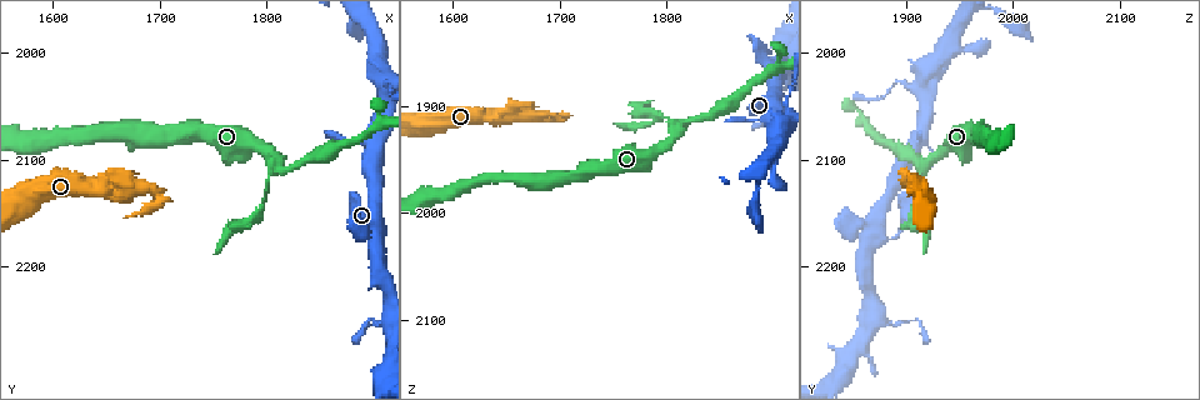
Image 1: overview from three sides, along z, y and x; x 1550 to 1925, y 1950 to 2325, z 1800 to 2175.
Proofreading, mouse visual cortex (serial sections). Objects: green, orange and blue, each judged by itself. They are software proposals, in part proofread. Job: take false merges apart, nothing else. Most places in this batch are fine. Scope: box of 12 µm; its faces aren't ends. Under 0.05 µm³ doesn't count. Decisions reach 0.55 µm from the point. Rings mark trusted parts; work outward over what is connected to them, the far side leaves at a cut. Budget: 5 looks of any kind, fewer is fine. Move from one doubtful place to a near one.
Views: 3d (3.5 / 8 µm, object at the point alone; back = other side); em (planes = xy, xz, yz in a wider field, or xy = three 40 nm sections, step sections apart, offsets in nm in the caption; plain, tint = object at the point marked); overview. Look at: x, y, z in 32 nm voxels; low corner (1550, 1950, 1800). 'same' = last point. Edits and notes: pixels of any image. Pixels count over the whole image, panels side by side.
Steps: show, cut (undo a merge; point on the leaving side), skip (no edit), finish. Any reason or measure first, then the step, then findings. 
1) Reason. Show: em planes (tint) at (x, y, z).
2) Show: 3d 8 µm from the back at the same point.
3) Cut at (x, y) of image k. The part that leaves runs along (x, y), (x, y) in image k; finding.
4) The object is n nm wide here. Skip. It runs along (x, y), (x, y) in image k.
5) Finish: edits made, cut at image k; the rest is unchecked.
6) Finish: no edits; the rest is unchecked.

Three arms meet. Show: 3d 3.5 µm at (1808, 2106, 1920).

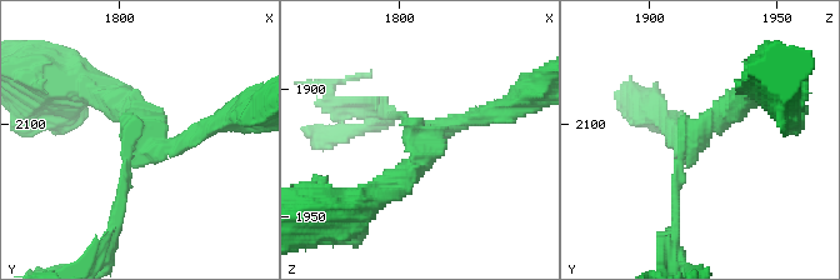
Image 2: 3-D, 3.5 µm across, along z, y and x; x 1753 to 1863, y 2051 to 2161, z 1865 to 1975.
3 arms meet here; the arms are 150, 200, 300 nm wide; need the tissue. Show: em planes (tint) at (1809, 2103, 1920).

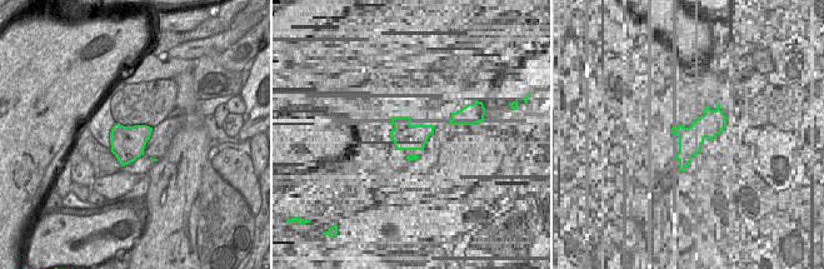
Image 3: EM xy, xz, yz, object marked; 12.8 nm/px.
Cut it another way. Show: em xy step 3 (tint) at the same point.

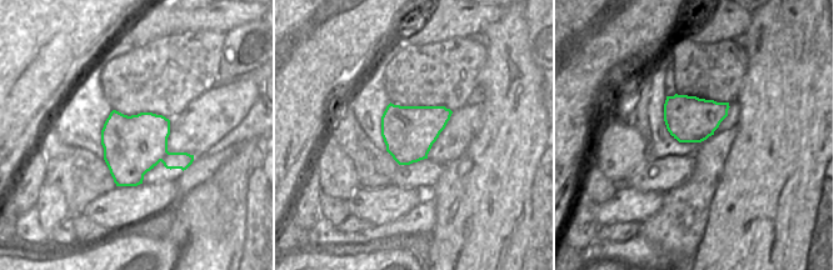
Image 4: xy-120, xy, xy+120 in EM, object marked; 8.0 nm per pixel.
Skip. All the same cell.

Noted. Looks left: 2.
Abrupt turn. Show: 3d 3.5 µm at (1698, 2134, 1908).

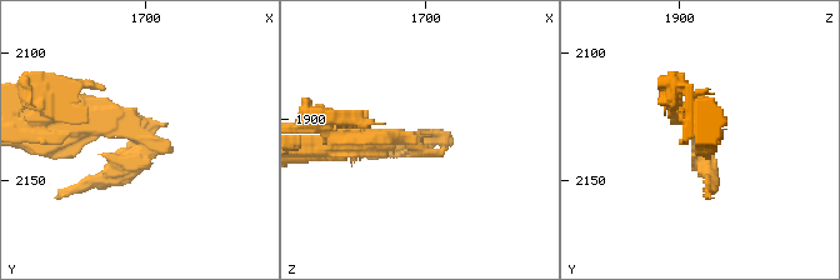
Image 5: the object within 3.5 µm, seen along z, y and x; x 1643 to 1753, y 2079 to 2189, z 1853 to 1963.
Shape alone is not enough. Show: em planes (tint) at (1697, 2133, 1906).

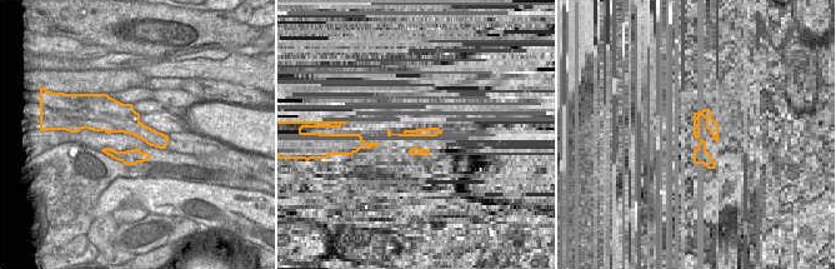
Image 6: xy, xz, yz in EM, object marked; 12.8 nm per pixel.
The object is 360 nm wide here. Skip. It runs along (63, 120), (128, 124), (143, 146), (85, 185) in image 5; continuous, no second cell.

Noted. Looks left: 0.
Finish: no edits; the rest is unchecked.

